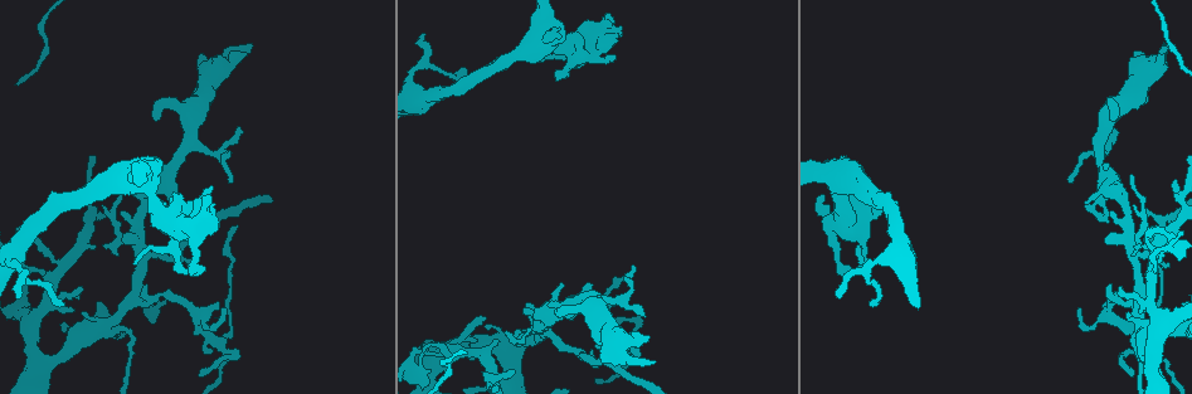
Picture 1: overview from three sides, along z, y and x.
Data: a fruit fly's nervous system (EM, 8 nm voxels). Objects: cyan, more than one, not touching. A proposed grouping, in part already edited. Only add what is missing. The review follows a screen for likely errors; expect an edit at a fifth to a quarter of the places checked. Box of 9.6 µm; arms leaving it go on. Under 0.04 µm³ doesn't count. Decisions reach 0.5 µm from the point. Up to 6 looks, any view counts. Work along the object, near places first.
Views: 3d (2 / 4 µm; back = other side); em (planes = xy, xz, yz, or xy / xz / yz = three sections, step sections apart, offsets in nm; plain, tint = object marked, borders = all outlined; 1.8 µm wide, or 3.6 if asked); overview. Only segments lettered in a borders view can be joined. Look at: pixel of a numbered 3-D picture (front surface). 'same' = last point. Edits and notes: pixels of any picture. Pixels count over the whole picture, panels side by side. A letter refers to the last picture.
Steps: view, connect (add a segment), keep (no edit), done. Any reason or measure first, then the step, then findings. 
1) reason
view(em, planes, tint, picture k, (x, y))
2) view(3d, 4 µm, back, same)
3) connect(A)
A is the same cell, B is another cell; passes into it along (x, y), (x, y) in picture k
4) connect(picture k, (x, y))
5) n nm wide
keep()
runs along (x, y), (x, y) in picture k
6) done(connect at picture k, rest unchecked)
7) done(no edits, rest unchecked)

tapers out
view(3d, 2 µm, picture 1, (1129, 179))

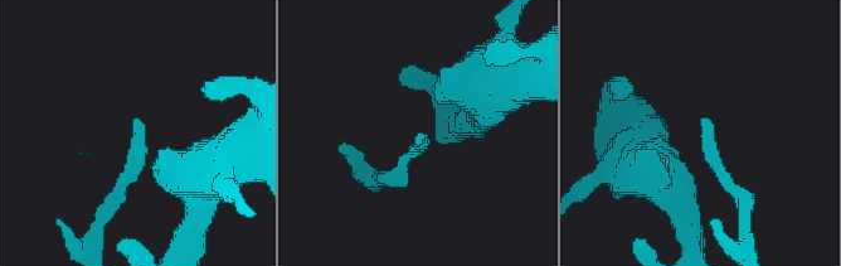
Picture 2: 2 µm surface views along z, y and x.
view(em, planes, borders, picture 2, (424, 135))

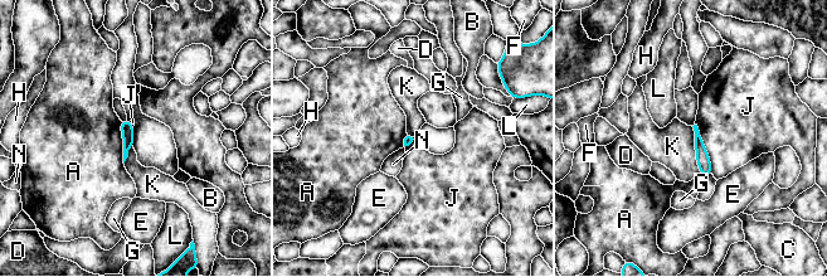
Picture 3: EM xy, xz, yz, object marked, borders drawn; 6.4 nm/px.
70 nm wide
keep()
A, B, C, D, E, F, G, H, J, K, L and N are other cells; border along (691, 126), (700, 173) in picture 3; none of them fits

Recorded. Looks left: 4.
view(em, planes, borders, picture 1, (827, 161))

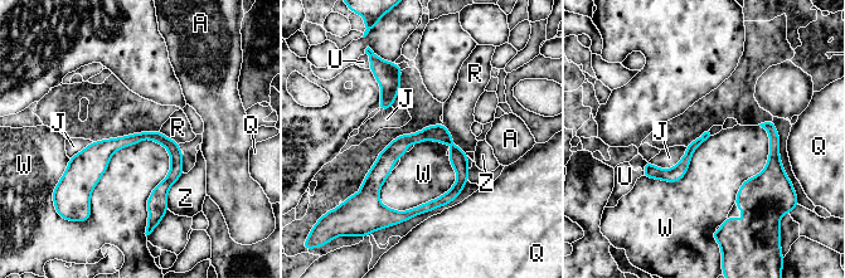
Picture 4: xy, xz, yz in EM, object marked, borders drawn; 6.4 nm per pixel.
keep()
A, J, Q, R, U, W and Z are other cells; no lettered segment goes on from it

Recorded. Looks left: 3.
an open end
view(3d, 4 µm, picture 1, (464, 67))

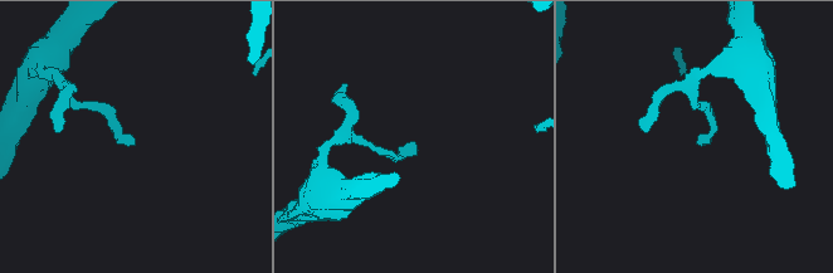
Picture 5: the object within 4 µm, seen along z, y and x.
now the EM
view(em, planes, plain, picture 5, (134, 145))

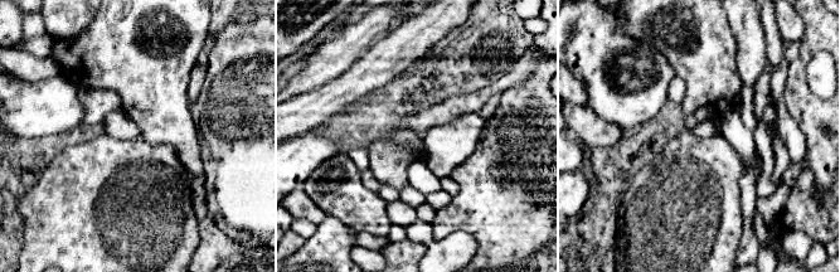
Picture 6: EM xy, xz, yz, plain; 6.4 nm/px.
view(em, planes, borders, same)

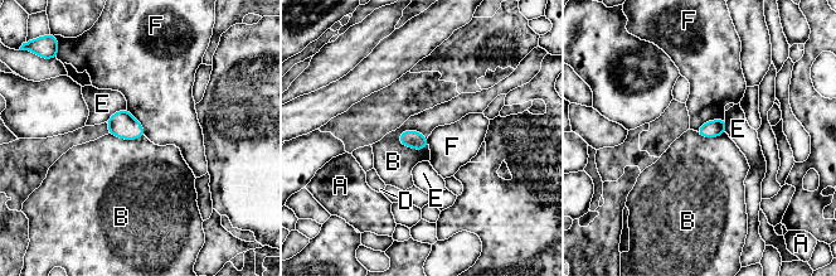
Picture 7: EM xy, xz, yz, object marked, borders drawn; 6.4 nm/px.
110 nm wide
keep()
A, B, D, E and F are other cells; border along (397, 139), (416, 149), (428, 145) in picture 7; no lettered segment goes on from it

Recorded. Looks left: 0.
done(no edits, rest unchecked)

